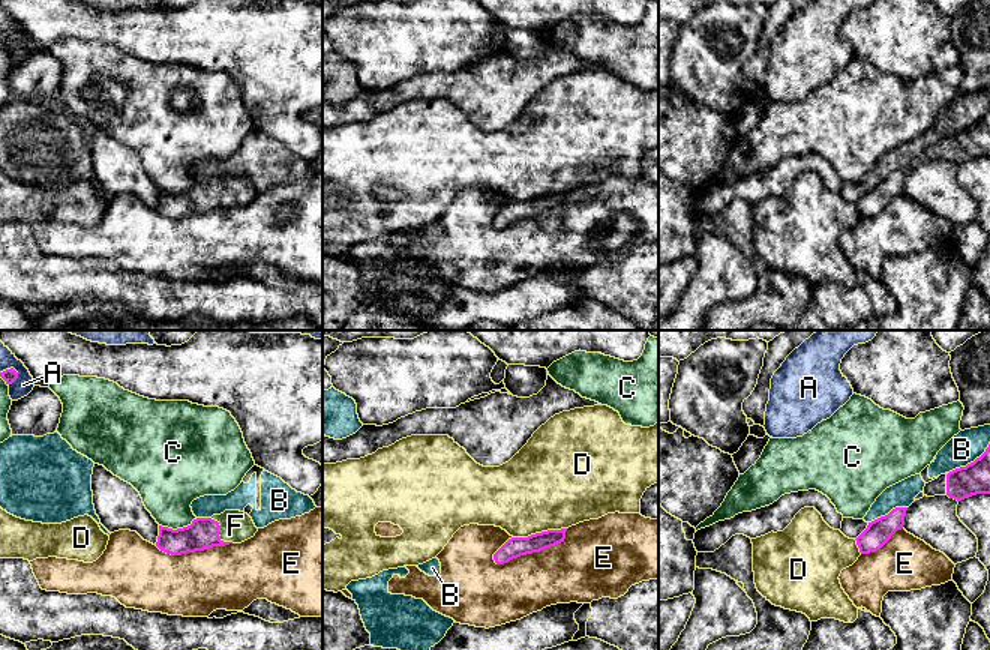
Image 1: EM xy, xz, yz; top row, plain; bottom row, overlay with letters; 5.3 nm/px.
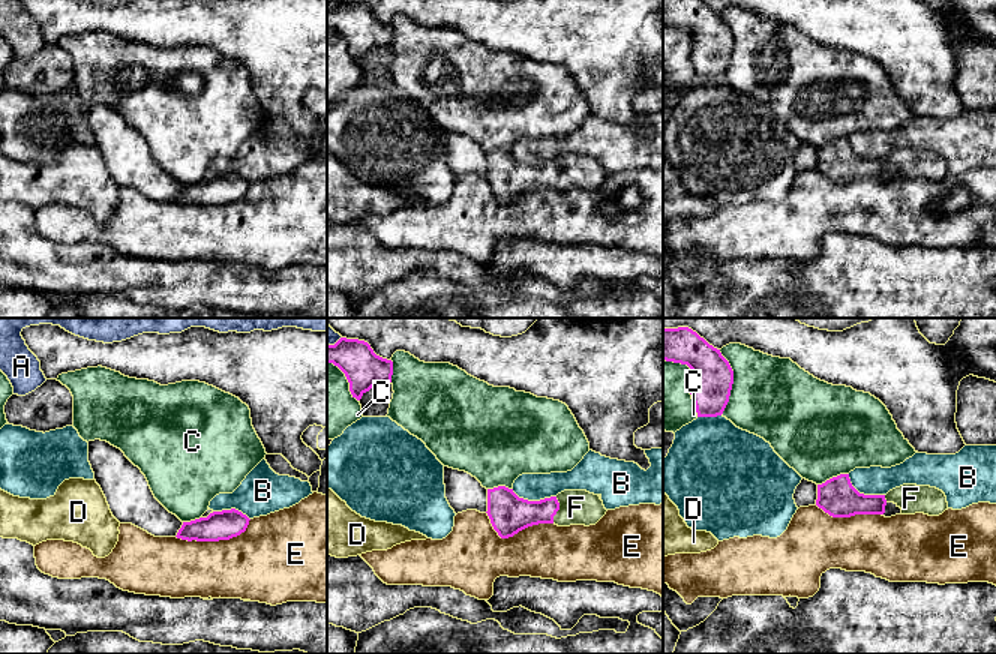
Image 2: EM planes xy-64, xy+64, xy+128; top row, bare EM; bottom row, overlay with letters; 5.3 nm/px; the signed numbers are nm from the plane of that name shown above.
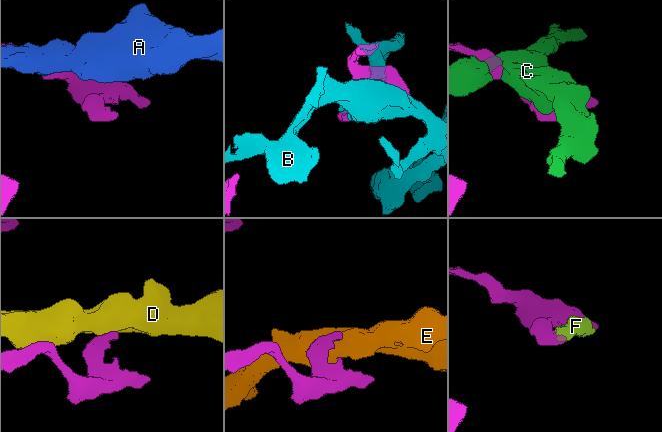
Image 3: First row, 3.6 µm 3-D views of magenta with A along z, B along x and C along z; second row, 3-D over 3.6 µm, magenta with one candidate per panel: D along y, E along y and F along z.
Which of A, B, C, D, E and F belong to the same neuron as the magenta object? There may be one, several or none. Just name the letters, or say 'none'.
F

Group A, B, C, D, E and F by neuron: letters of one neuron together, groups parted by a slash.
A / B / C / D / E / F

